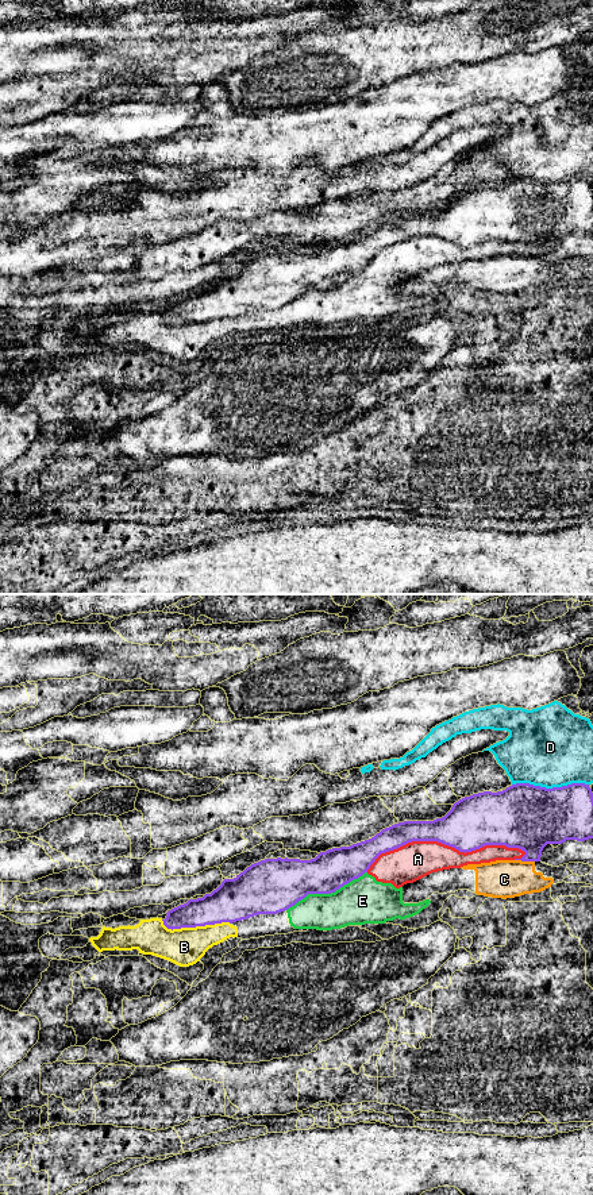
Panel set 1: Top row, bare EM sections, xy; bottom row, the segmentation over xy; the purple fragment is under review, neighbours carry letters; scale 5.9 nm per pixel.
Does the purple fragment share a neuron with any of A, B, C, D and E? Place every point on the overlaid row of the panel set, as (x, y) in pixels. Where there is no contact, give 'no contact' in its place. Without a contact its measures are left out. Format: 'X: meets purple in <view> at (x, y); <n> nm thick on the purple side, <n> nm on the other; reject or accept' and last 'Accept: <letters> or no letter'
A: meets purple in xy at (445, 844); 320 nm thick on the purple side, 220 nm on the other; reject
B: meets purple in xy at (195, 926); 220 nm thick on the purple side, 220 nm on the other; reject
C: meets purple in xy at (524, 860); 380 nm thick on the purple side, 220 nm on the other; reject
D: meets purple in xy at (550, 789); 380 nm thick on the purple side, 480 nm on the other; reject
E: meets purple in xy at (326, 893); 280 nm thick on the purple side, 280 nm on the other; reject
Accept: no letter

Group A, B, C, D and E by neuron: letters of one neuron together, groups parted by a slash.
A B E / C / D

